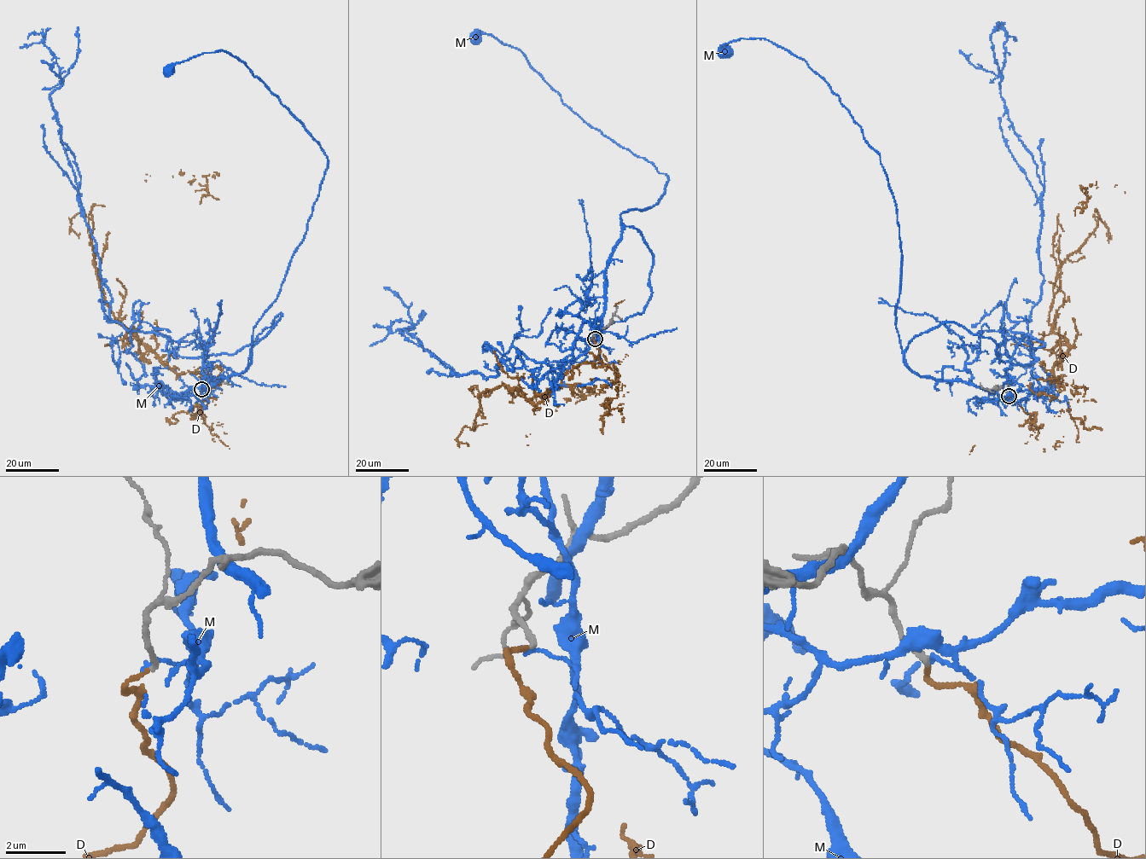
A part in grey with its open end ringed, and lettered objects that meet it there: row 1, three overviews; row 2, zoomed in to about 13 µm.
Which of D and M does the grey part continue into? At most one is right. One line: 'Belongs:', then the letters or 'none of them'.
Belongs: D

